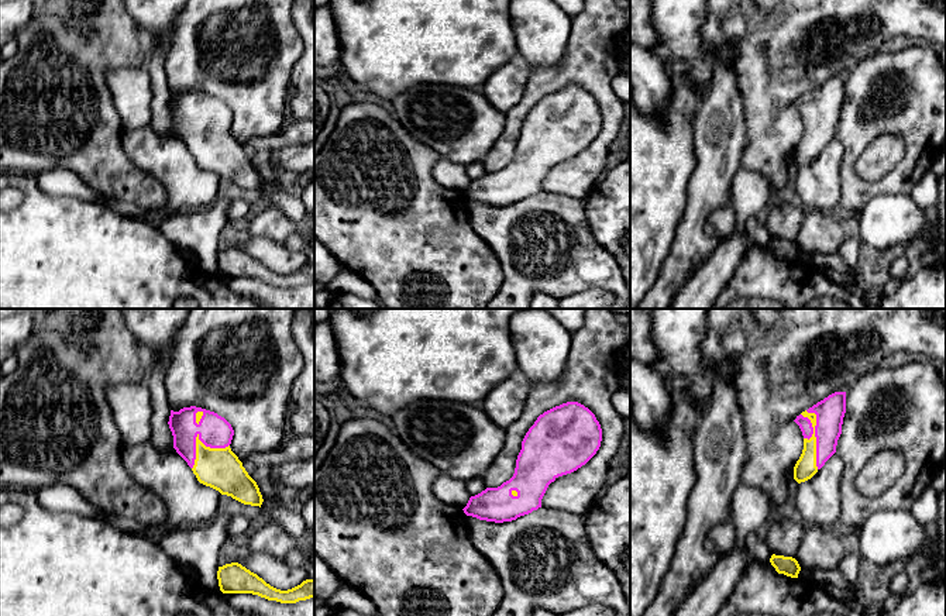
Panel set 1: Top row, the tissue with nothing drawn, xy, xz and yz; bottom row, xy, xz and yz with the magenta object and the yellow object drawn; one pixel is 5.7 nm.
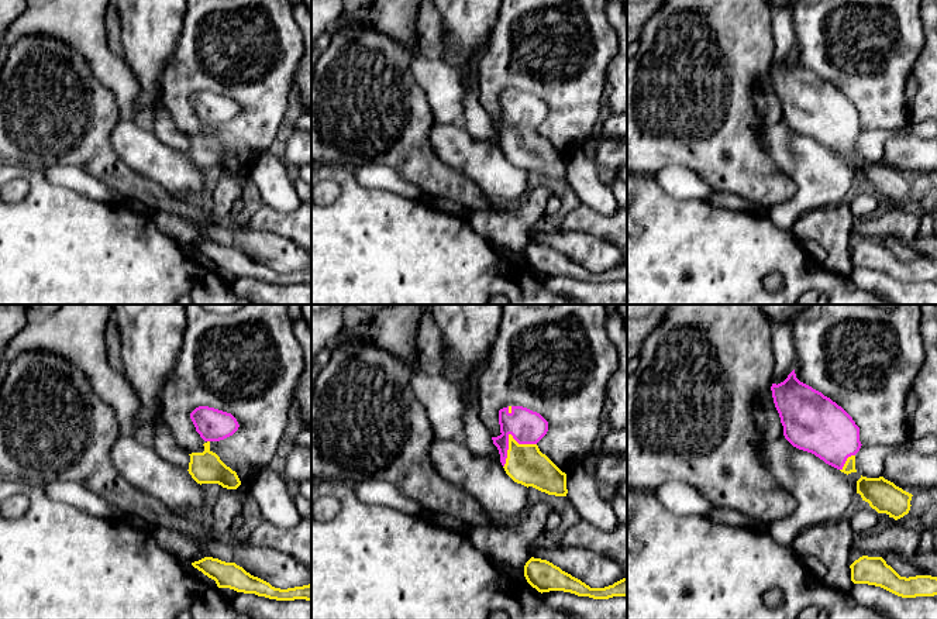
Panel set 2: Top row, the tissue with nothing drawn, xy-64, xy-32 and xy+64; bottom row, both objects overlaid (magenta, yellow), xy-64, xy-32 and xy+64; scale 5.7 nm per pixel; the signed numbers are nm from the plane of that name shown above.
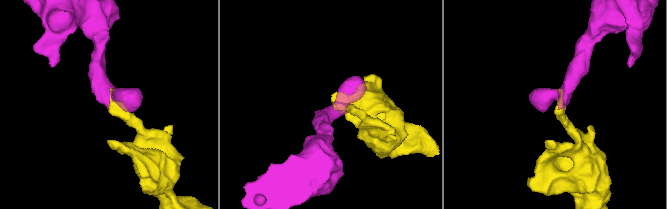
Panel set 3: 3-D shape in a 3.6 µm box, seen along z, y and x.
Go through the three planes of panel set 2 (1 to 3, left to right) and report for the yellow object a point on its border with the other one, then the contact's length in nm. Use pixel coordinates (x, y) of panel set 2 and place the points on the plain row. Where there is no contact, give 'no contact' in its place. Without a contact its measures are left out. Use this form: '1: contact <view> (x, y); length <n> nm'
1: no contact
2: contact xy-32 (507, 123); length 240 nm
3: contact xy+64 (846, 144); length 130 nm

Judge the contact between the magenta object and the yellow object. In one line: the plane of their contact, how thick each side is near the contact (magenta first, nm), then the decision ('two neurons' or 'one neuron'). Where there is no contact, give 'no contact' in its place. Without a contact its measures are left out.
yz | 160/120 nm | one neuron

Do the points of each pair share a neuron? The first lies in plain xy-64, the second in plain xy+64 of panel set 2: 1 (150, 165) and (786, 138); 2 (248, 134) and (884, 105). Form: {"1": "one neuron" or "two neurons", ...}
{"1": "one neuron", "2": "one neuron"}

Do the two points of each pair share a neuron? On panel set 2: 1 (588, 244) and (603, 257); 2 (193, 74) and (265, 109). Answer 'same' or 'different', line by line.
1: same
2: same

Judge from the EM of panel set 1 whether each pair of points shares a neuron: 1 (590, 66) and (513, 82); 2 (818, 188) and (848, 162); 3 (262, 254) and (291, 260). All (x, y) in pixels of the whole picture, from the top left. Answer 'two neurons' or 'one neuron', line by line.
1: two neurons
2: two neurons
3: one neuron

